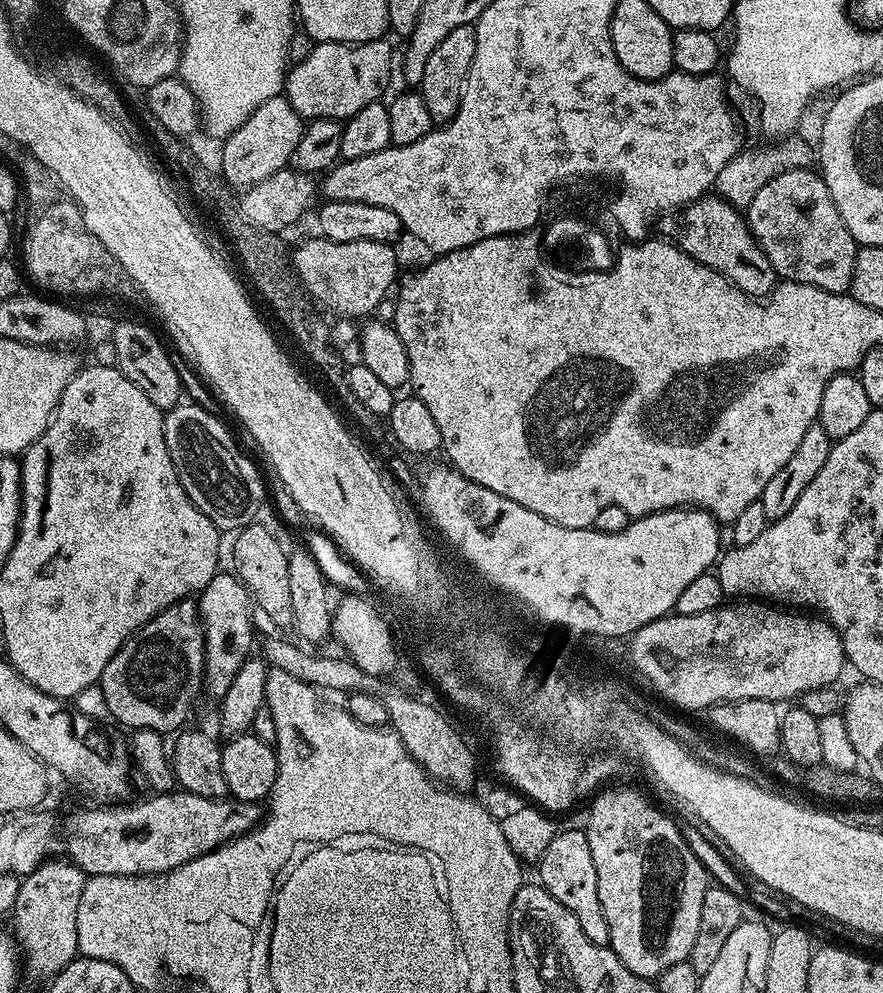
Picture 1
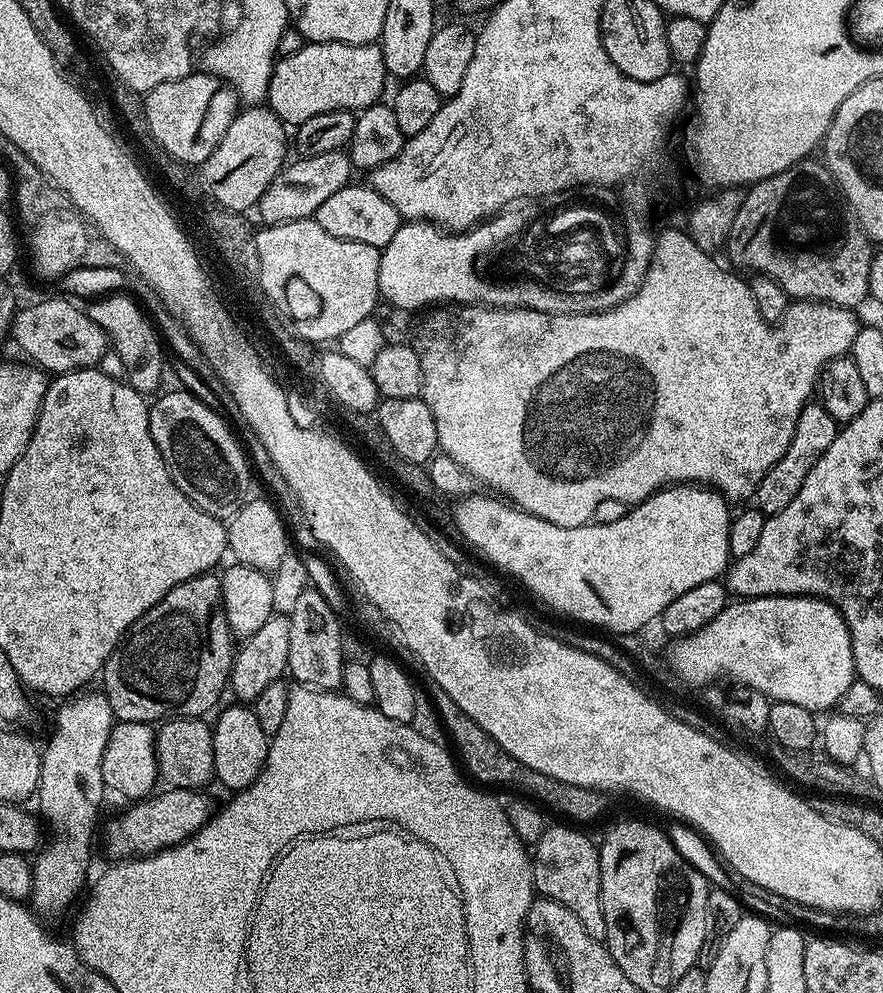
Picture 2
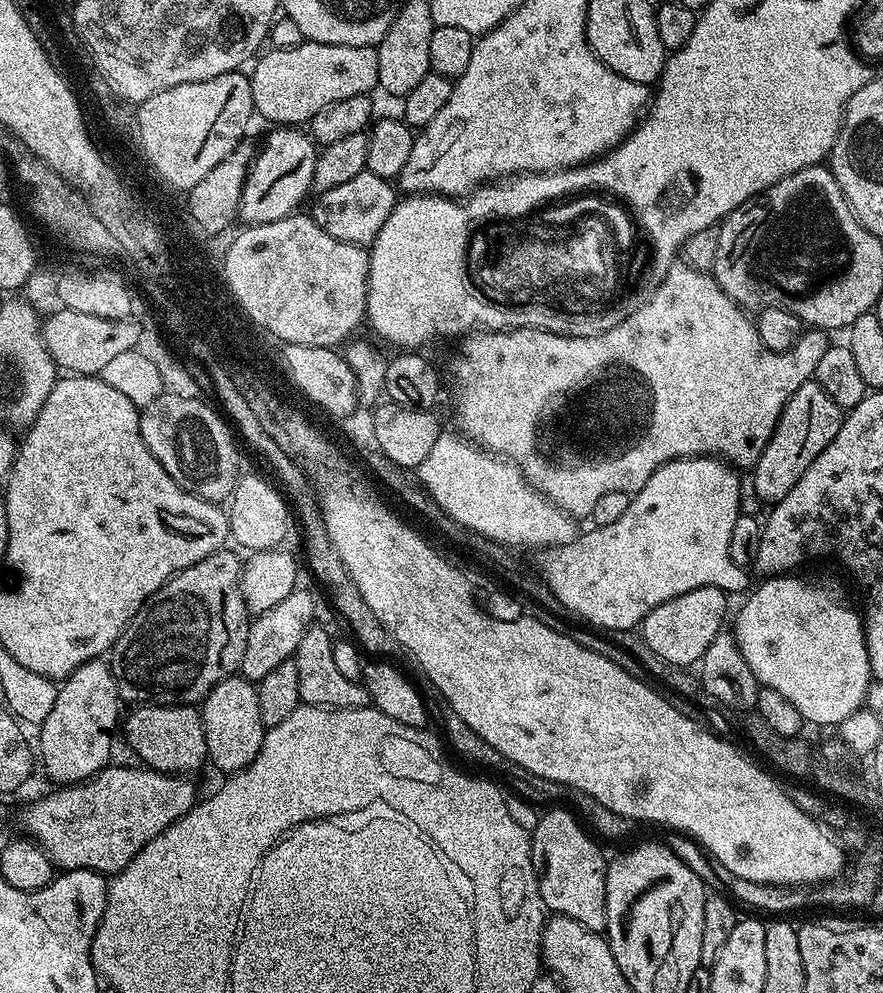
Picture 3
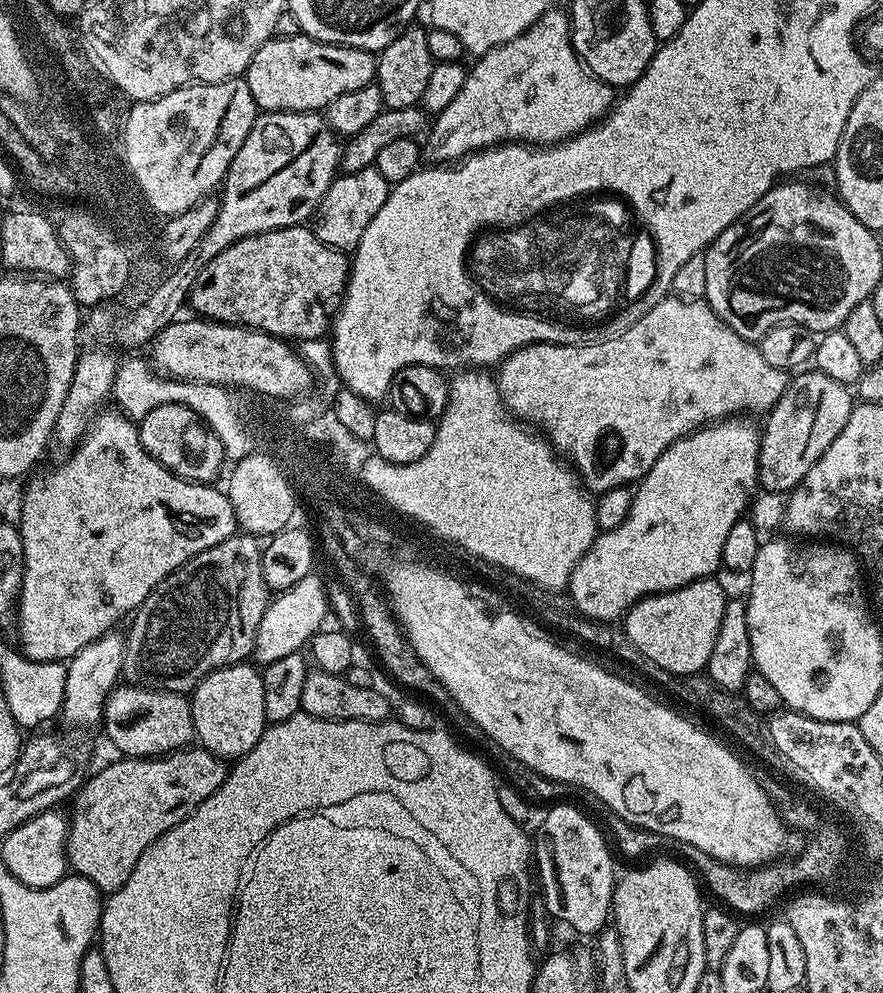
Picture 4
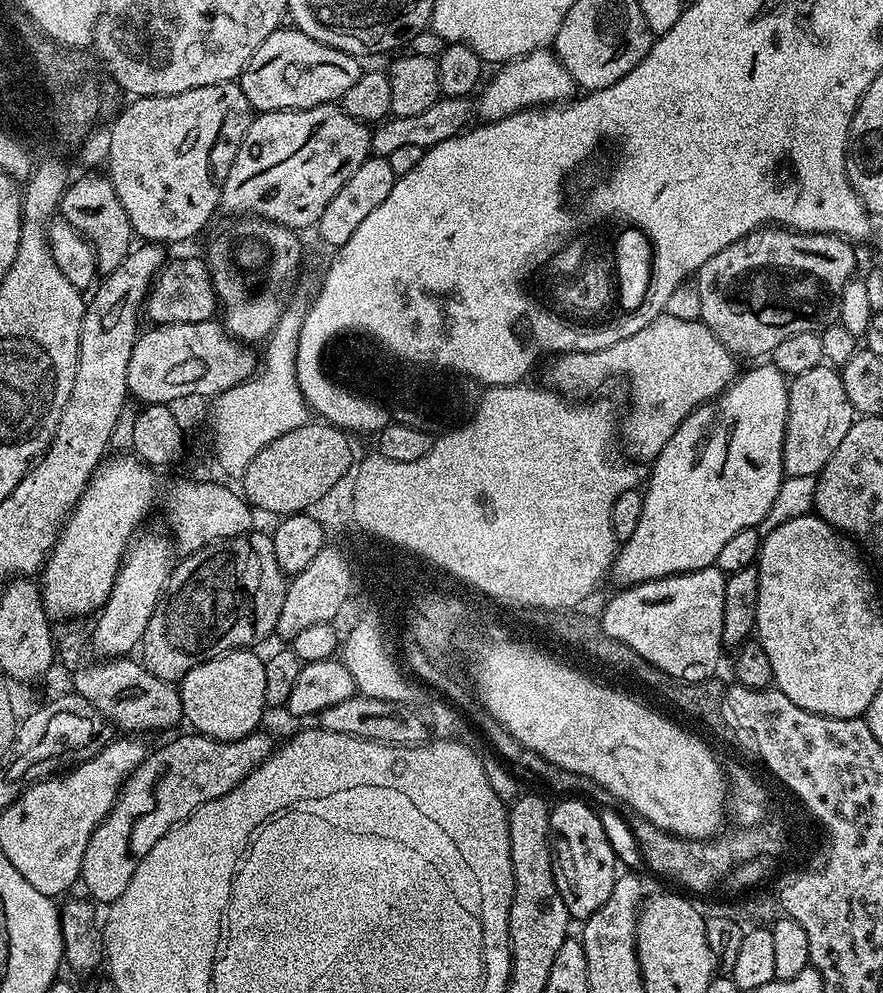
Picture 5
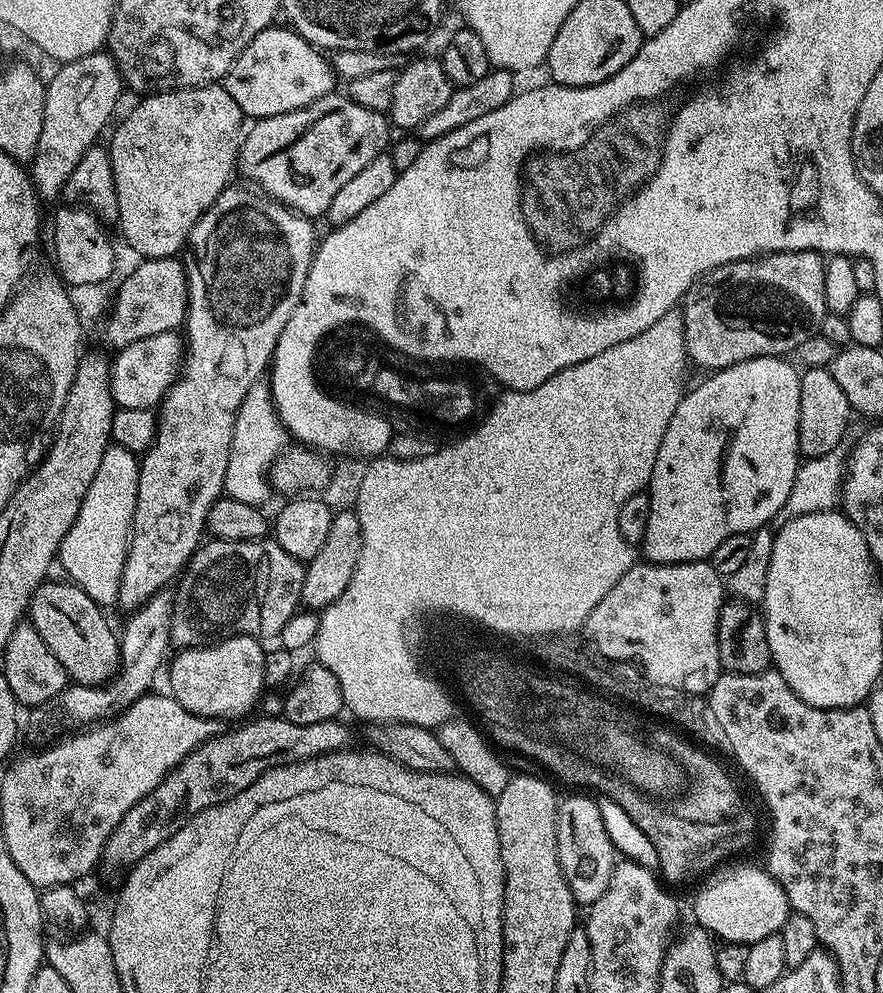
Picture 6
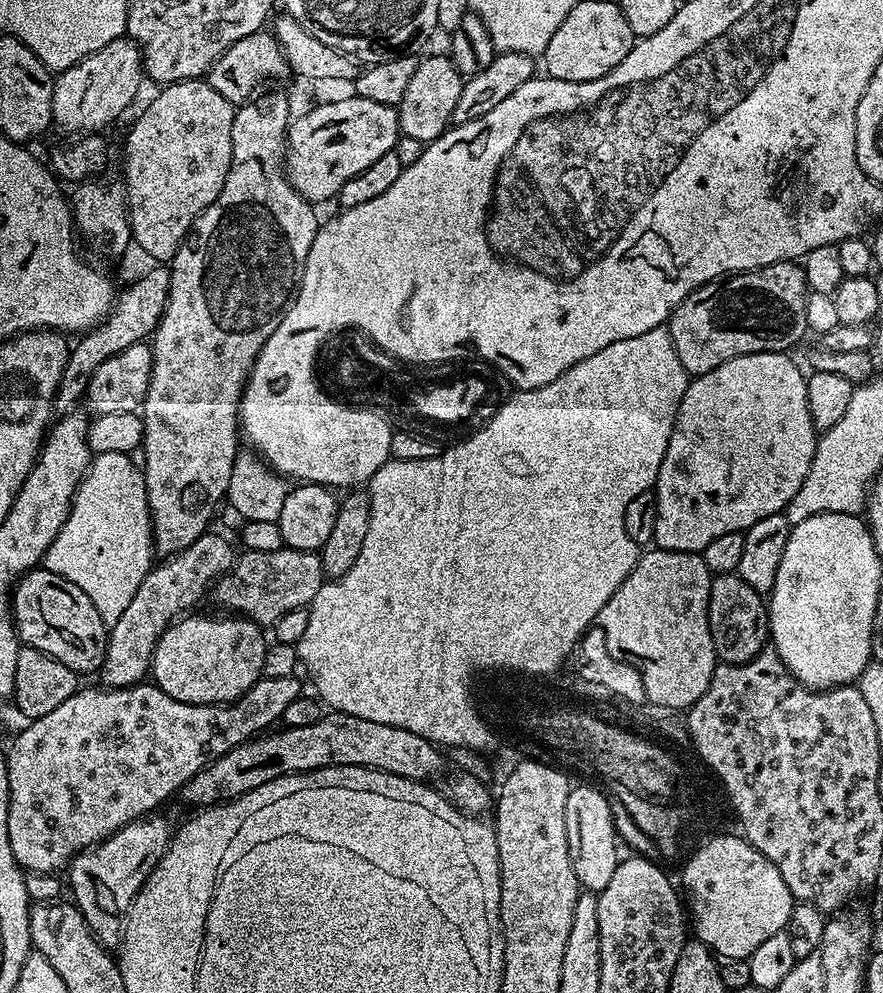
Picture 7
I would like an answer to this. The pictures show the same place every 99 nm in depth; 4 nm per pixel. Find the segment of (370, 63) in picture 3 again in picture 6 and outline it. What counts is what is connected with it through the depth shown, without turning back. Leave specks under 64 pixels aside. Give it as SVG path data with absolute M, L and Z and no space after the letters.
M269 26L259 32L238 54L238 58L232 63L222 81L222 86L228 91L230 98L234 98L234 102L238 102L238 106L248 118L286 114L299 108L305 108L318 98L329 95L335 89L332 87L338 83L338 77L332 69L329 57L321 49L304 39L291 27L276 27Z

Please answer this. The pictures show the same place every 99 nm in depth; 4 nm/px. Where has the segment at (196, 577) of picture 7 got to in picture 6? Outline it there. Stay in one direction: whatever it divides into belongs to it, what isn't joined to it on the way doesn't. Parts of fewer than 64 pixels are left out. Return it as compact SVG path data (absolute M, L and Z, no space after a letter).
M165 590L163 592L159 592L158 594L154 594L152 597L150 597L145 604L142 605L142 607L135 609L131 613L132 616L129 618L128 621L125 622L124 624L124 629L119 629L118 632L118 639L120 641L120 669L116 671L116 675L112 677L111 680L102 683L102 684L97 684L95 686L69 686L64 689L64 691L58 693L54 698L50 698L50 702L46 702L45 704L40 704L37 706L37 708L31 709L30 716L32 716L32 720L36 724L53 724L54 727L56 728L64 728L60 730L65 730L68 732L72 732L75 730L80 730L83 729L85 726L92 726L95 725L97 722L103 722L105 720L111 720L113 716L117 716L118 713L120 712L125 712L129 706L133 704L134 701L136 701L138 698L142 698L143 696L149 695L153 691L152 688L152 683L155 682L156 680L156 671L163 669L166 664L166 657L169 655L170 652L170 643L171 643L171 638L170 638L170 622L172 621L172 598L173 598L173 593L171 591Z

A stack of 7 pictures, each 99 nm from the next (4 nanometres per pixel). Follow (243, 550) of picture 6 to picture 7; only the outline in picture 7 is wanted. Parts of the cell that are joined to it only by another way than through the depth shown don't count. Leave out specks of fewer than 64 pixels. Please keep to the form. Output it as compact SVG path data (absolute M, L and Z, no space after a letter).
M282 547L276 552L249 552L237 555L232 569L220 577L214 585L214 592L220 595L225 609L235 610L239 615L254 621L261 626L274 626L290 610L308 608L318 590L326 583L324 567L316 552L303 552L297 548Z

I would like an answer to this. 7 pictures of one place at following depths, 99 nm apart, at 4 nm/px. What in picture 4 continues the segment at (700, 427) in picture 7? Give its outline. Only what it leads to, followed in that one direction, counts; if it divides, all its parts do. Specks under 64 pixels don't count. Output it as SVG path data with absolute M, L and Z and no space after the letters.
M744 414L729 416L728 419L719 422L709 422L703 428L698 428L688 436L681 436L679 440L670 445L660 457L650 466L644 479L635 485L630 514L626 514L626 522L618 526L618 530L600 532L596 541L590 546L590 550L574 566L570 581L571 603L578 606L579 611L593 620L616 622L623 617L624 613L630 611L643 596L653 596L656 592L669 592L675 588L686 586L695 580L702 580L713 575L715 568L721 567L722 545L730 535L734 522L738 522L745 515L750 501L757 495L760 483L760 434L761 429L755 424L755 419Z

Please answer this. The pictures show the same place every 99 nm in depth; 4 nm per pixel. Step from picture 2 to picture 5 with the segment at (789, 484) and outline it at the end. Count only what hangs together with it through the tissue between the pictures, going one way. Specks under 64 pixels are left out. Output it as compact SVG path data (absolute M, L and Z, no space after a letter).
M825 362L814 366L814 370L806 370L806 374L791 377L788 386L788 417L784 431L782 446L782 462L784 470L790 476L816 476L824 469L830 454L838 450L842 438L846 438L846 430L850 430L854 413L850 406L850 398L846 398L846 386L842 386L839 371L833 365Z

